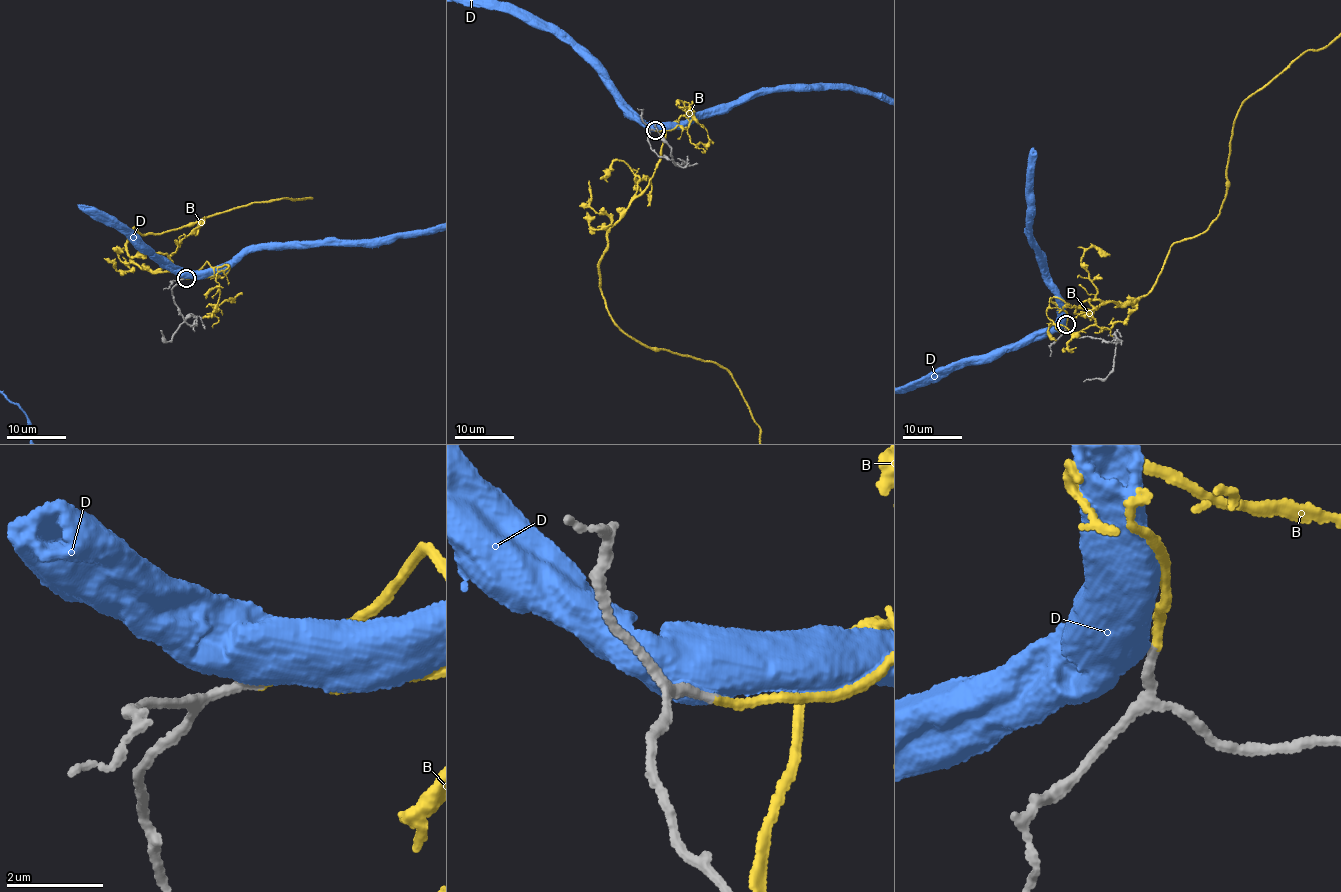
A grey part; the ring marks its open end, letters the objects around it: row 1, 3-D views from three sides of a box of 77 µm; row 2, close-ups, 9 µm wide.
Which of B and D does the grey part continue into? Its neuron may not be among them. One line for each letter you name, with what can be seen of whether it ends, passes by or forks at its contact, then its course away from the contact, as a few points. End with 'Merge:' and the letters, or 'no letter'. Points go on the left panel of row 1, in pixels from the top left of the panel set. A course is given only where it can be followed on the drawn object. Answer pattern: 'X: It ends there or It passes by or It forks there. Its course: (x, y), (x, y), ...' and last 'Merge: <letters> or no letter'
B: It ends there
Merge: B

